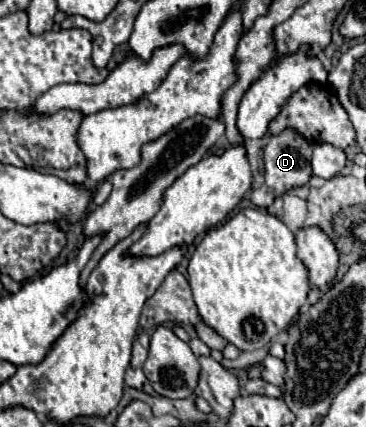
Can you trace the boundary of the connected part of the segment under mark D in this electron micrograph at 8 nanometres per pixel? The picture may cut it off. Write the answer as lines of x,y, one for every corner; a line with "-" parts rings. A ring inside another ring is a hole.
285,129
281,135
273,135
265,147
265,185
259,189
253,189
249,195
249,201
265,209
273,203
275,197
283,195
287,189
305,185
311,177
311,163
309,163
311,151
313,151
313,143
301,137
293,129

